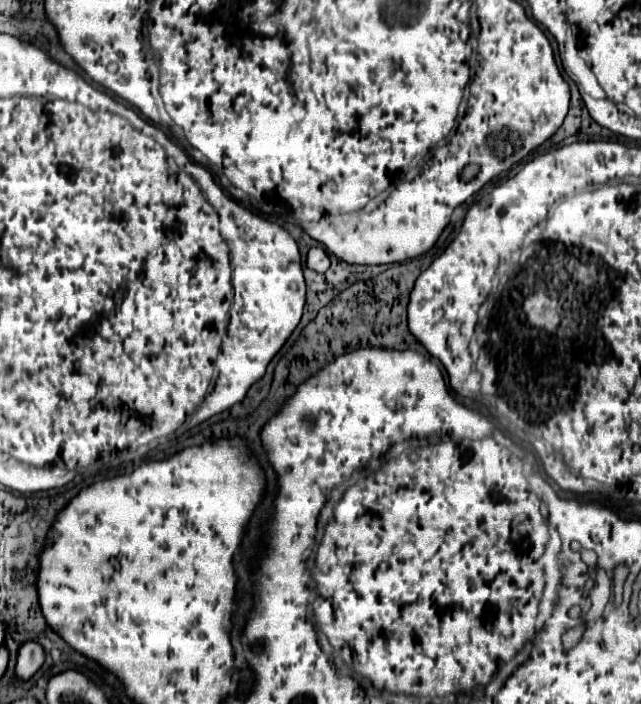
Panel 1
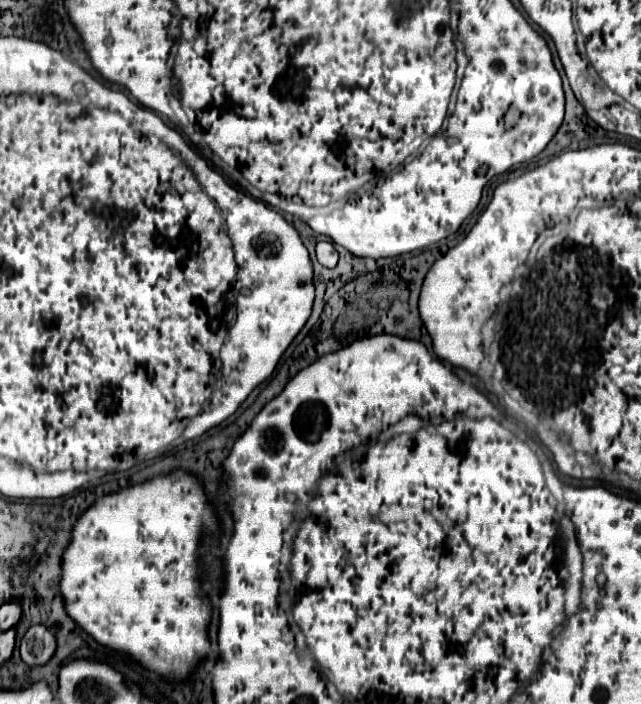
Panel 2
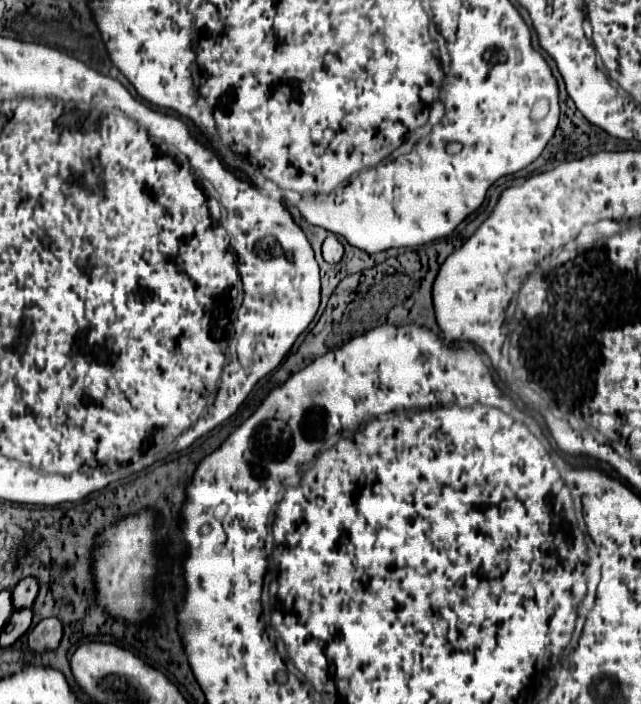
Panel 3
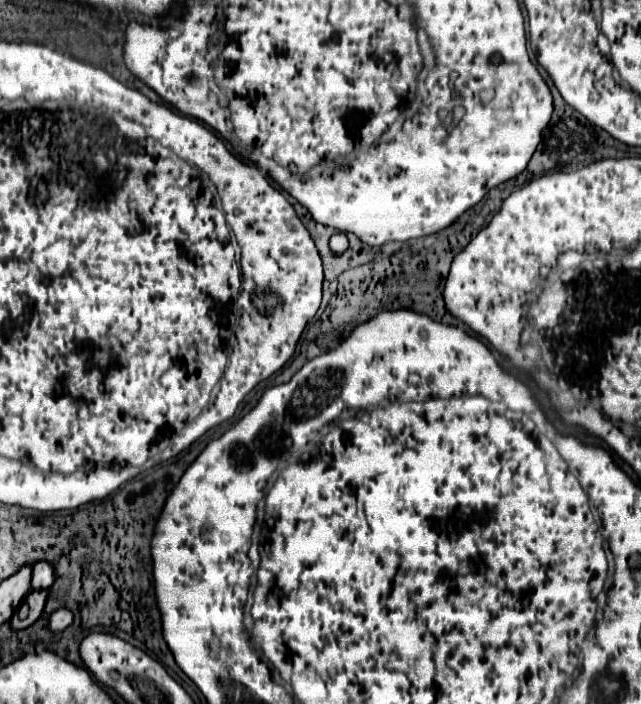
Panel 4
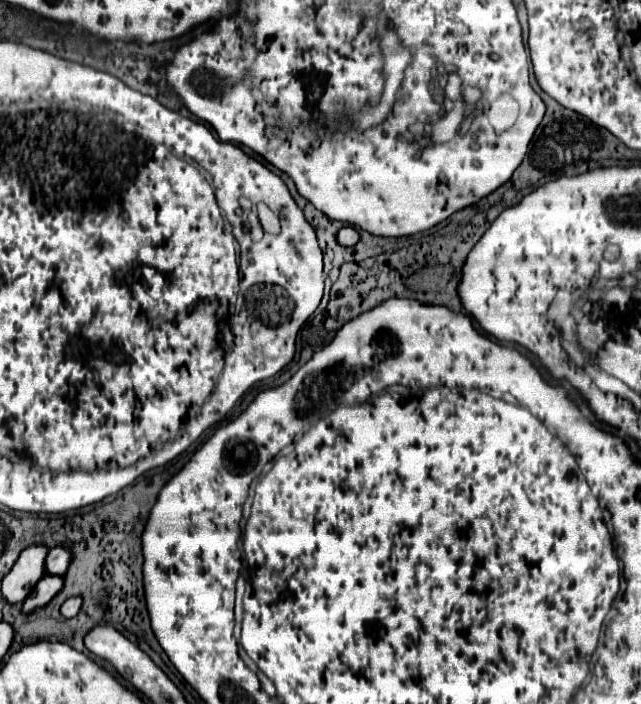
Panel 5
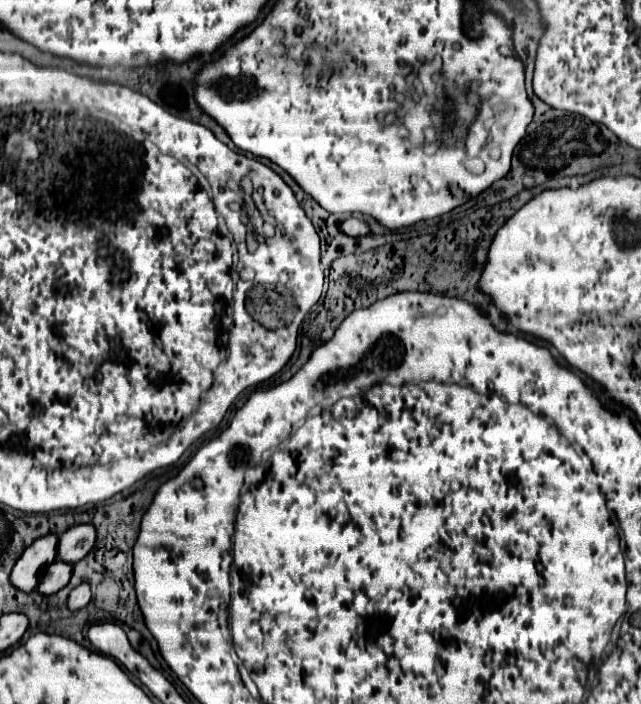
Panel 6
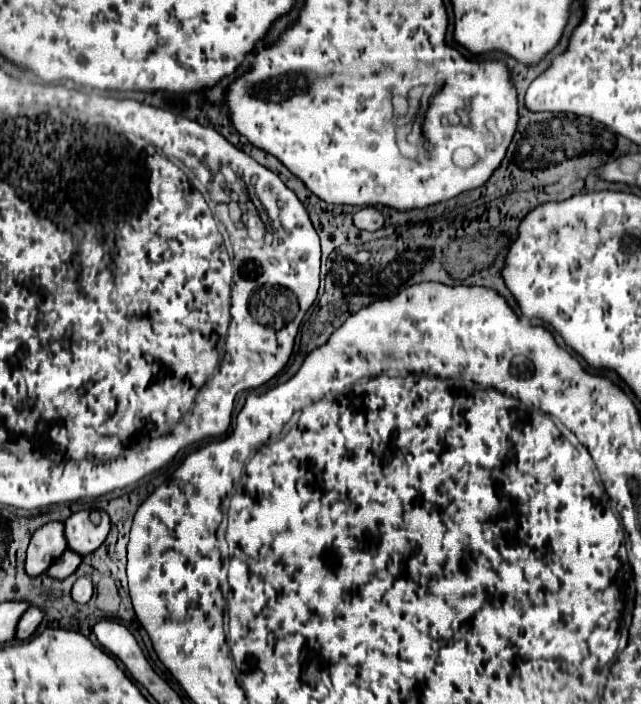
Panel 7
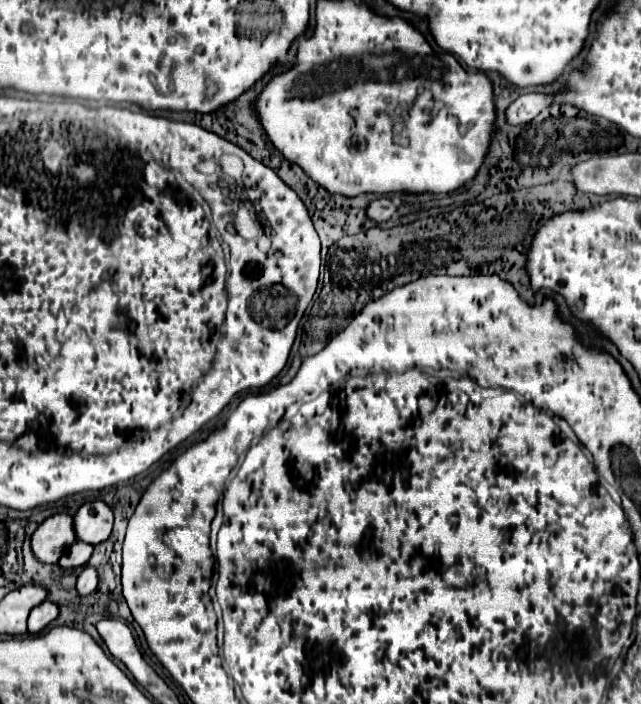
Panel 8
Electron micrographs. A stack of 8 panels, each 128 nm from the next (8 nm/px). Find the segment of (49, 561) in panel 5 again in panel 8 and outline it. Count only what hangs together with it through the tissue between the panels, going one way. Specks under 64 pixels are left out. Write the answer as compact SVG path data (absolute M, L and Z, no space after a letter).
M102 500L86 502L74 514L76 538L86 542L86 544L96 546L110 536L112 520L114 520L112 510L106 502L102 502Z

